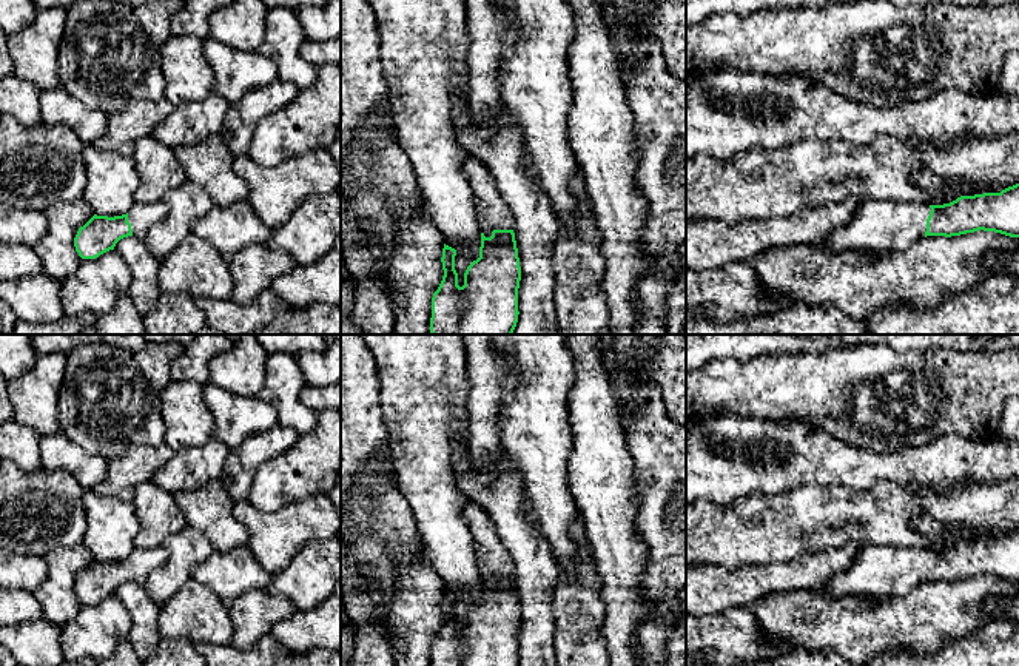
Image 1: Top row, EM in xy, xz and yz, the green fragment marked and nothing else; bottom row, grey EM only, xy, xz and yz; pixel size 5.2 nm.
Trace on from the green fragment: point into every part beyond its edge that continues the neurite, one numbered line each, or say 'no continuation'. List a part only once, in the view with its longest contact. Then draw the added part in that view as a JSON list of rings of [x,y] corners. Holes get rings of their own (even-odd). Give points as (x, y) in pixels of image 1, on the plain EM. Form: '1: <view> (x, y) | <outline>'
1: xz (492, 558) | [[[467,500],[464,520],[473,535],[473,549],[481,578],[490,583],[493,575],[513,575],[513,563],[499,541],[487,512],[479,504]]]

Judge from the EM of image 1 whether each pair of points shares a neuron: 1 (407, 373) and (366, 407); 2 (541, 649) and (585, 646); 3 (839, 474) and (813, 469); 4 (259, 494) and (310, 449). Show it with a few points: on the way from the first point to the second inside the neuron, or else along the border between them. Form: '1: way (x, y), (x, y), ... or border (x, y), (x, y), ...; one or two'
1: border (375, 361), (381, 420), (387, 432); two
2: border (554, 611), (555, 649); two
3: way (833, 469), (819, 469); one
4: way (272, 487), (298, 461); one

